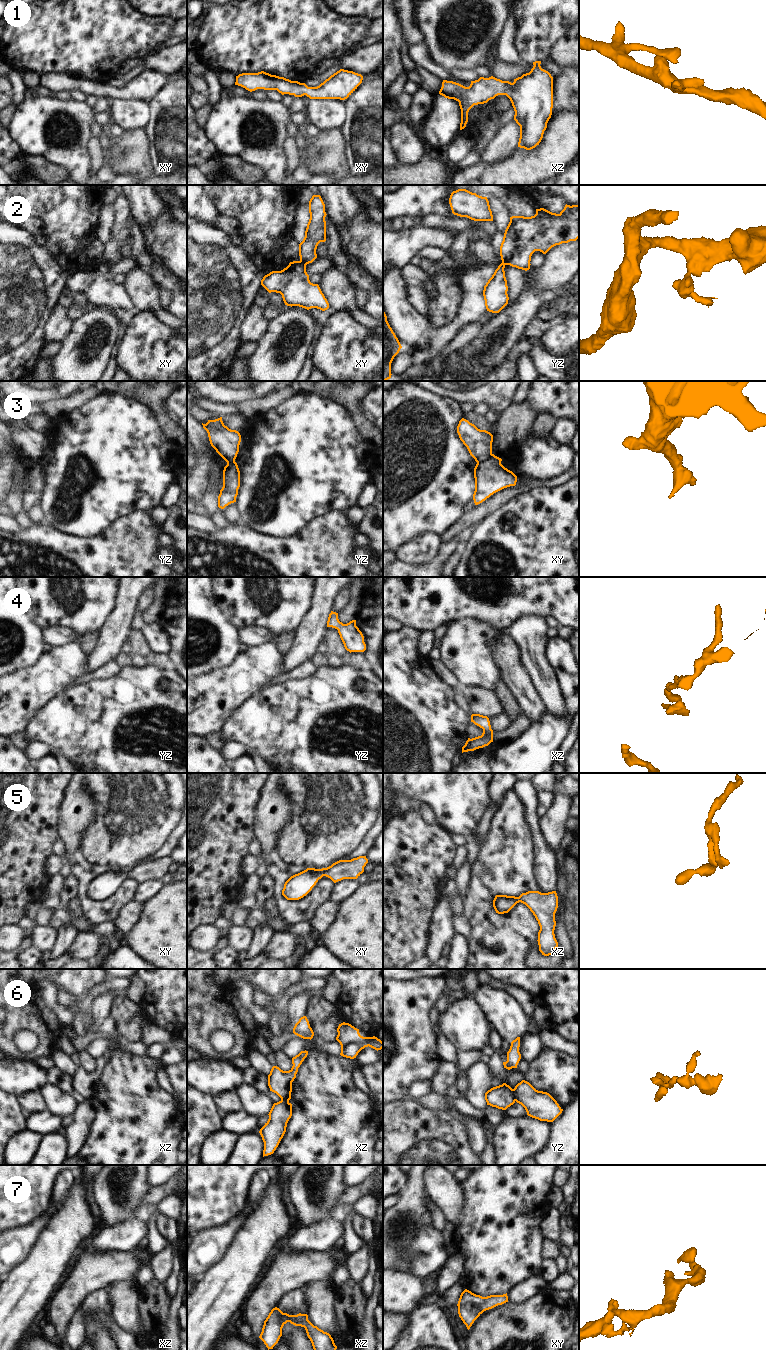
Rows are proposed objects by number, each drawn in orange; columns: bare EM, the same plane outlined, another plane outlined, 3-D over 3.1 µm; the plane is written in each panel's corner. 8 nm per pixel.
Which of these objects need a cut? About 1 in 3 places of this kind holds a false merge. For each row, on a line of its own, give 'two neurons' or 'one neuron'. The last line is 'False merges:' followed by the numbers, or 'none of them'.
1: one neuron
2: two neurons
3: two neurons
4: one neuron
5: one neuron
6: two neurons
7: one neuron
False merges: 2, 3, 6

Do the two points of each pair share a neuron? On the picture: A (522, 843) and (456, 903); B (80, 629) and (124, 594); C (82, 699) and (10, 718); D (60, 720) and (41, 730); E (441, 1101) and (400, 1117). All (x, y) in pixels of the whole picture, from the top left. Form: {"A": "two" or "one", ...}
{"A": "two", "B": "two", "C": "two", "D": "one", "E": "two"}

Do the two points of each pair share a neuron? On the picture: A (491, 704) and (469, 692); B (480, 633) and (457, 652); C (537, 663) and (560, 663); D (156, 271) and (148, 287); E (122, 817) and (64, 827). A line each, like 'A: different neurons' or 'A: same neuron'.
A: same neuron
B: same neuron
C: different neurons
D: different neurons
E: same neuron

